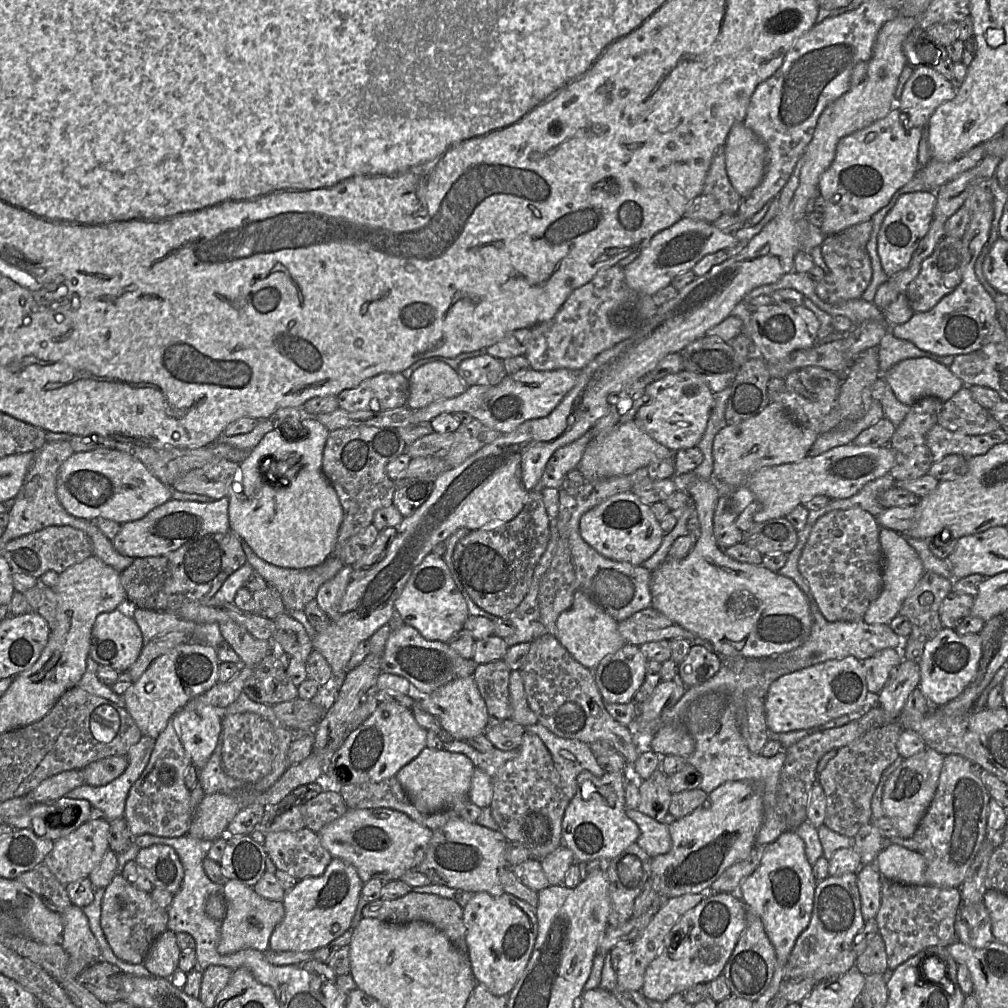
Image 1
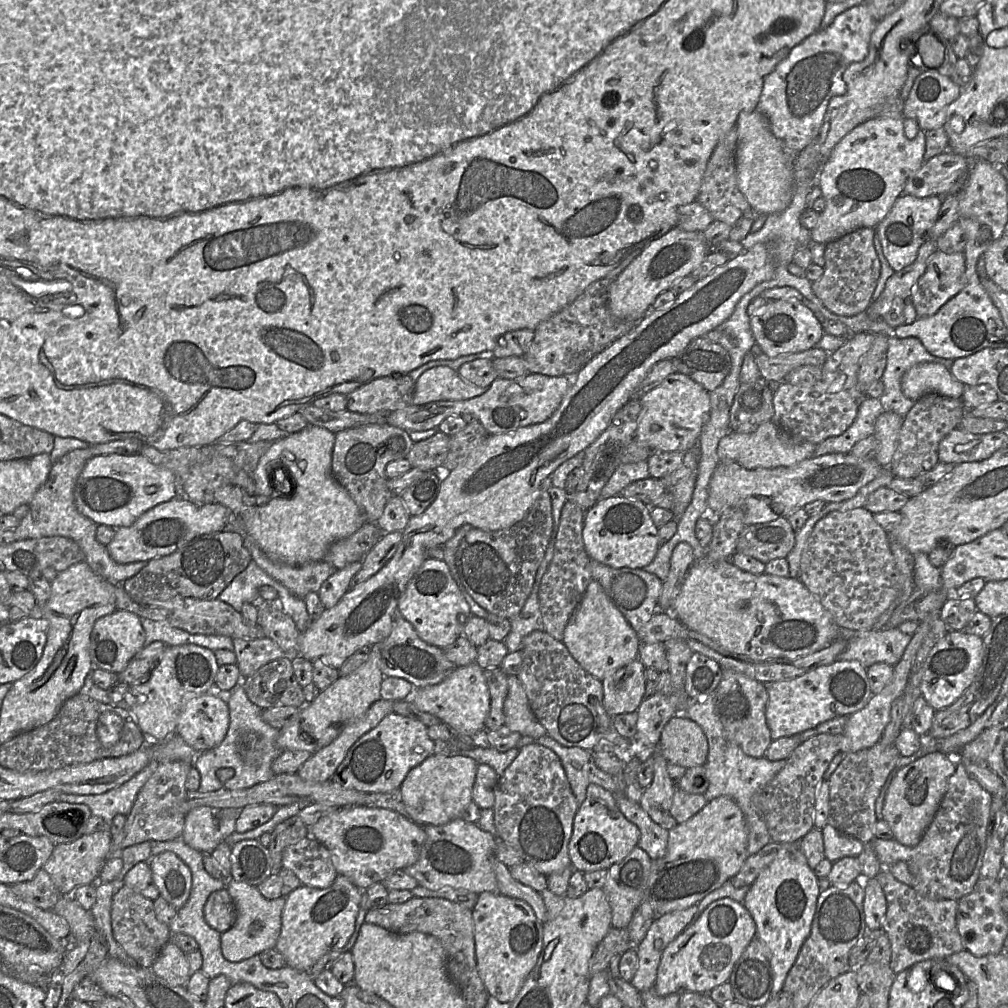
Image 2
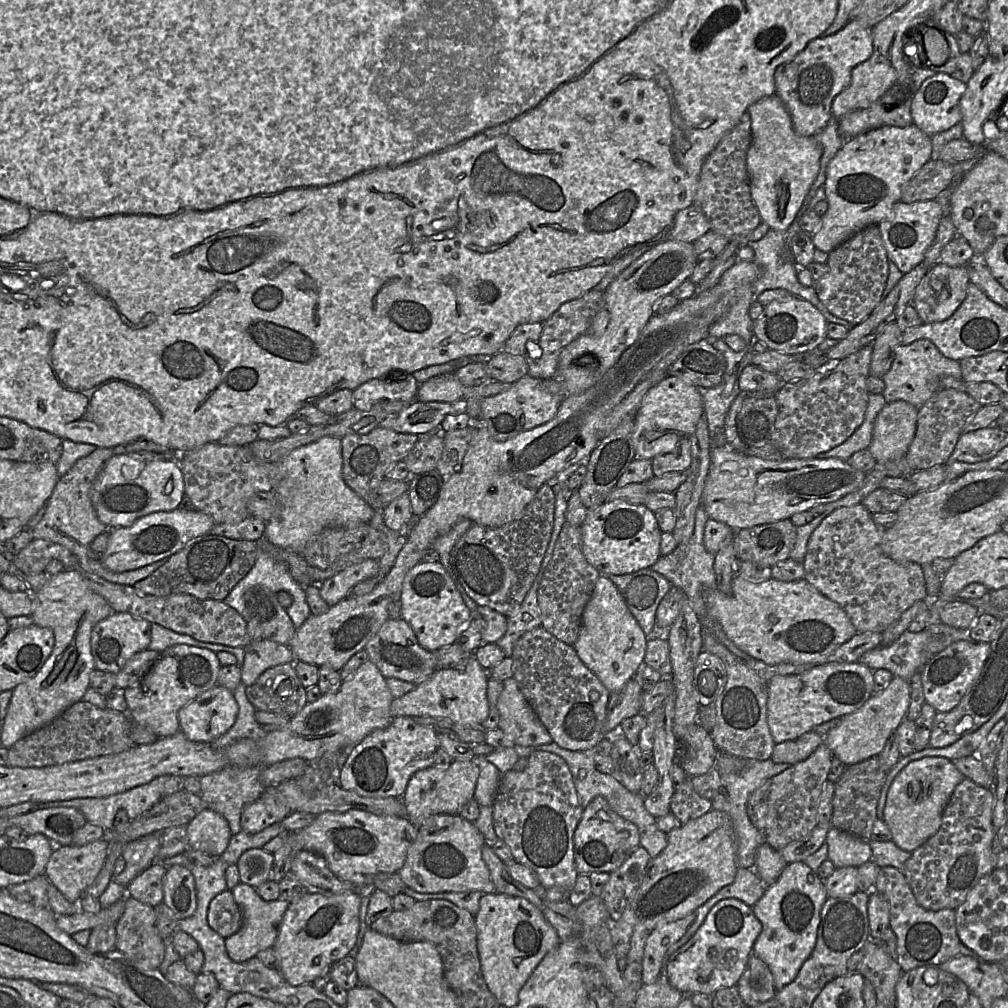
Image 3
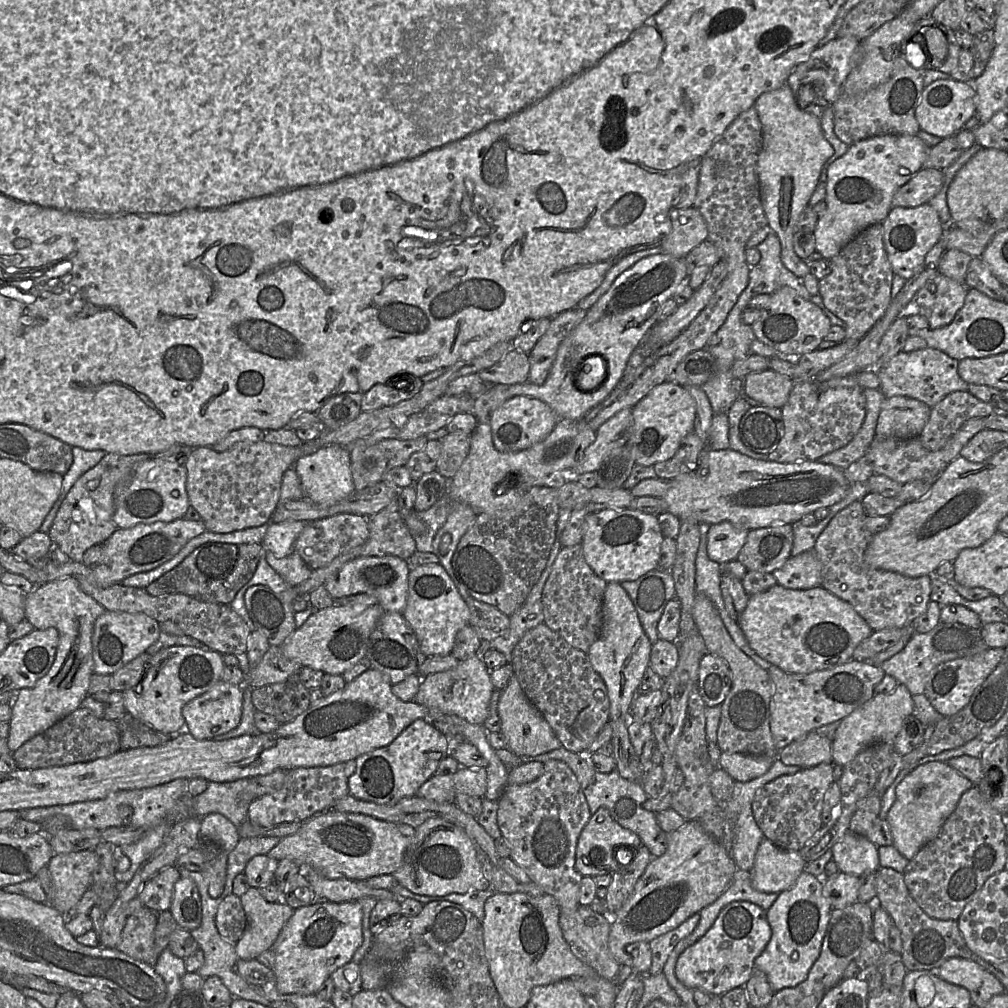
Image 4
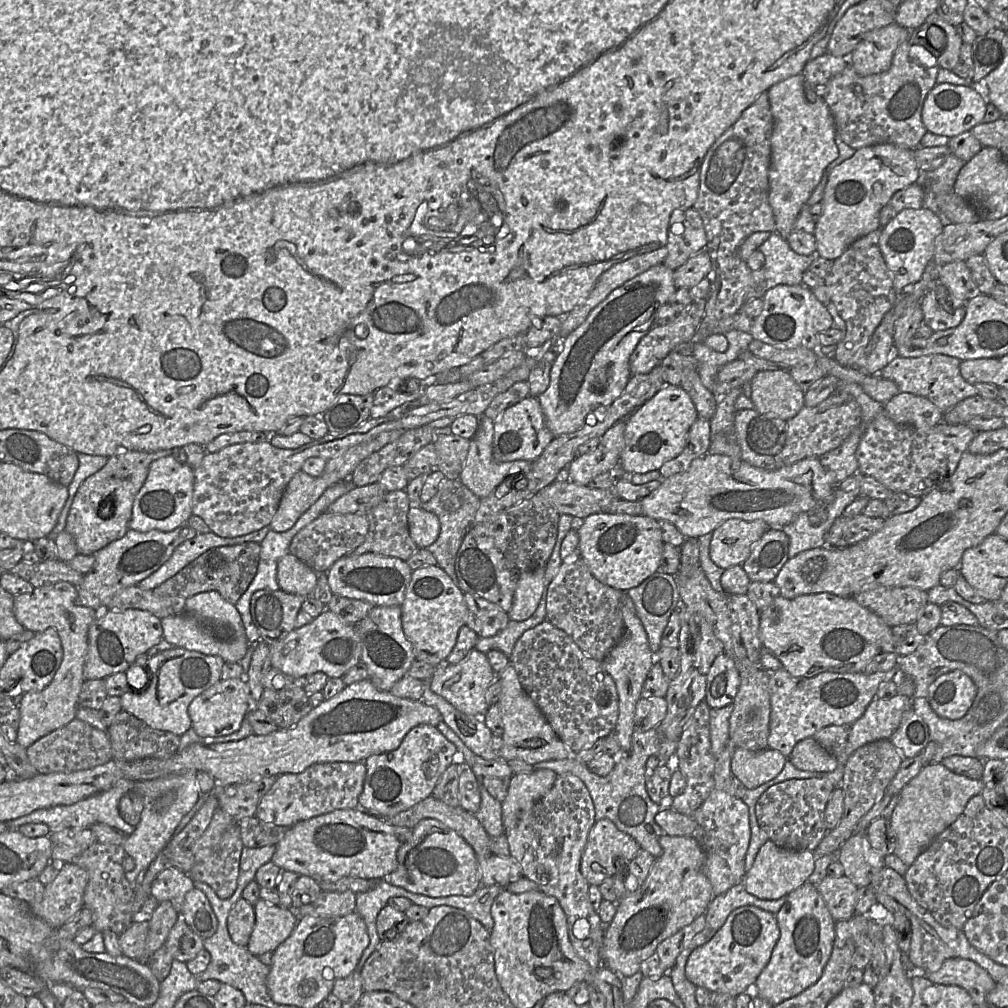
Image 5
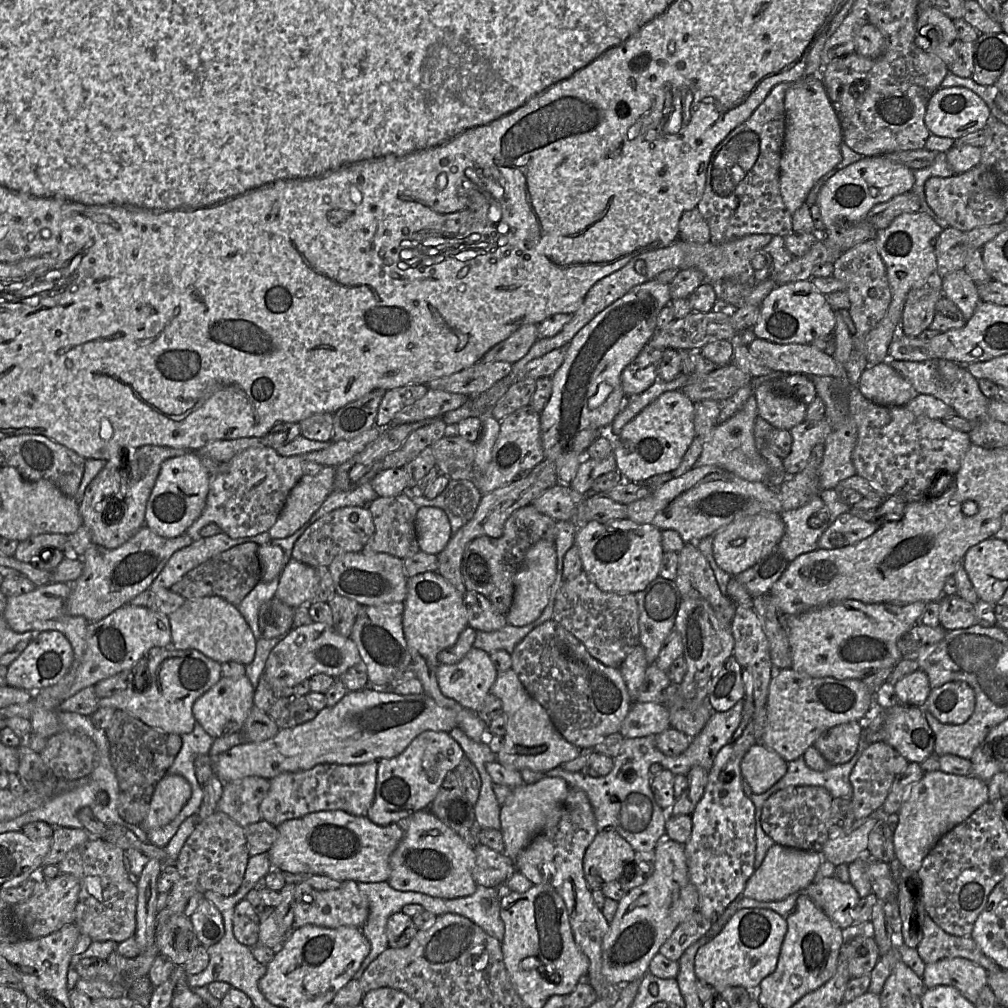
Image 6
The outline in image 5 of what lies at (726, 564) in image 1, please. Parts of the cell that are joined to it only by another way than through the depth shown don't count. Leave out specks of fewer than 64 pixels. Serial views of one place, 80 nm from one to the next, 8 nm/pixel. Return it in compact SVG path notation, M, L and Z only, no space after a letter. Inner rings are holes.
M822 592L800 595L793 599L778 595L771 606L760 612L759 637L763 649L773 654L791 675L812 677L822 672L863 672L869 662L881 652L880 642L891 628L851 597Z

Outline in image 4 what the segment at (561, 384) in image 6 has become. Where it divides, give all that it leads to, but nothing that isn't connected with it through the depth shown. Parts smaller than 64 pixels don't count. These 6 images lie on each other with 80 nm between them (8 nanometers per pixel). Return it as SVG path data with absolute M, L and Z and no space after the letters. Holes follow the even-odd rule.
M656 254L647 256L641 260L639 260L637 263L635 263L632 267L624 271L622 274L620 274L613 284L610 286L610 288L599 298L599 300L587 311L585 318L572 330L572 332L561 342L555 360L553 362L553 365L551 367L551 370L545 380L545 382L541 385L532 384L530 382L525 383L515 383L515 384L509 384L507 388L507 392L509 393L509 397L514 397L517 395L523 395L528 396L531 398L535 398L538 400L541 400L545 402L547 405L551 407L551 409L555 412L558 419L567 419L572 421L581 421L585 419L585 416L587 413L592 411L595 407L597 407L599 404L601 404L615 389L619 381L621 380L624 370L626 368L627 362L629 360L630 355L635 350L635 348L641 343L641 341L648 335L650 329L653 327L654 324L657 323L656 317L657 317L657 311L659 307L669 298L672 298L676 290L687 281L688 278L688 272L687 272L687 266L686 266L686 260L685 258L677 258L674 256L671 256L669 254ZM601 365L604 365L606 367L606 374L603 382L596 387L593 390L583 390L580 388L580 383L583 383L583 377L587 372L590 372L590 368L593 366L599 367Z

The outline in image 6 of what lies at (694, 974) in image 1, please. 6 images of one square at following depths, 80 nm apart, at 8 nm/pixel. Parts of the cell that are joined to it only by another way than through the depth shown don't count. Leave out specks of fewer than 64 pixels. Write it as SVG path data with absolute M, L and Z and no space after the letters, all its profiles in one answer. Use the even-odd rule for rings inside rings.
M740 909L717 936L697 950L694 959L697 979L712 988L741 986L758 990L760 982L776 969L787 927L786 918L772 910Z

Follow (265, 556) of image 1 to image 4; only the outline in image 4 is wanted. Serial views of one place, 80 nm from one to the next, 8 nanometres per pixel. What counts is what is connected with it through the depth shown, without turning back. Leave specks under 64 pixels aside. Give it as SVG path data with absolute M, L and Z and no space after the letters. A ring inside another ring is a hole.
M332 444L305 455L295 462L293 469L300 478L304 498L313 503L337 502L355 490L350 469L350 454L342 445Z

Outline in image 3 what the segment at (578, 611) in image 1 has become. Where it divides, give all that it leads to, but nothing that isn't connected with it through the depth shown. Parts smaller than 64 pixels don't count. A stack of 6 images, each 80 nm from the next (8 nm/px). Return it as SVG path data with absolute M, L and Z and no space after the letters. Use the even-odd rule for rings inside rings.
M600 575L582 614L581 628L573 645L577 655L608 691L616 692L640 672L644 665L648 636L628 609L616 585Z

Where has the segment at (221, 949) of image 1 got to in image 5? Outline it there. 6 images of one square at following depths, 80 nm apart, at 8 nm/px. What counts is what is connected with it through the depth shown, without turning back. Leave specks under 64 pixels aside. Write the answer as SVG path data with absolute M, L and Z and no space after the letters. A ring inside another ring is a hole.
M261 898L253 907L255 925L246 948L255 956L274 952L295 928L298 919L294 908L284 909L279 905L268 904Z

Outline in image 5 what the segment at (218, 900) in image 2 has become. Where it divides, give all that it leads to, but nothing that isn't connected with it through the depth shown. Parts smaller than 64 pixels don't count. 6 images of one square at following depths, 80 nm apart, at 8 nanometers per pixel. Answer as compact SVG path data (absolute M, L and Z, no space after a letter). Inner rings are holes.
M240 898L231 908L227 918L227 929L231 940L246 947L255 925L255 910L253 905Z

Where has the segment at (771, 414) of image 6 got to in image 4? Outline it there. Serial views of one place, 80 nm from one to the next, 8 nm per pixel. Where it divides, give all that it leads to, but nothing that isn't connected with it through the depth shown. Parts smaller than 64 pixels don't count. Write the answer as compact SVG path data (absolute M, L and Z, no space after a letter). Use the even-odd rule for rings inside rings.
M774 370L748 374L743 380L743 394L763 406L782 408L788 401L794 380Z

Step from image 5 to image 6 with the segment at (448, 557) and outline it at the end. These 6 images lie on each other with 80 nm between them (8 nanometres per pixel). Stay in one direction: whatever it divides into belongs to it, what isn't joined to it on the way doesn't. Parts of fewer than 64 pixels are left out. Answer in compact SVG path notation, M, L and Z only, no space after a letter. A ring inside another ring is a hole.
M473 478L451 479L434 499L416 496L409 488L404 492L419 508L434 506L444 510L451 525L452 536L474 516L482 496Z

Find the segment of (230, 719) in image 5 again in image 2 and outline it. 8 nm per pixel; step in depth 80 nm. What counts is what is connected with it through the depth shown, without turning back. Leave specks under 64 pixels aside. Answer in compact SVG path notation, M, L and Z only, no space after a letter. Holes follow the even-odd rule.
M217 691L189 700L177 719L175 733L198 753L216 747L230 723L226 696Z

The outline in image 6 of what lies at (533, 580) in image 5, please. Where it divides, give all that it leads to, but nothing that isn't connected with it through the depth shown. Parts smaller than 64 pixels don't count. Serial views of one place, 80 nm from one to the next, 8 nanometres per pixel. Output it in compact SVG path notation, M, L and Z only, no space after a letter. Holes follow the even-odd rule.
M541 539L525 554L524 561L514 576L514 595L507 622L513 626L525 626L536 620L549 601L549 590L555 581L557 555L555 542Z

